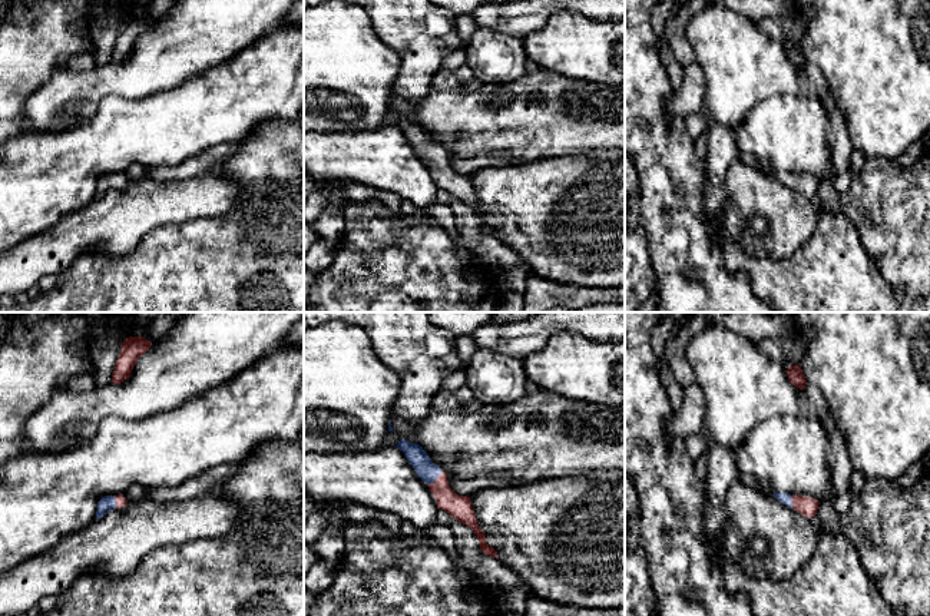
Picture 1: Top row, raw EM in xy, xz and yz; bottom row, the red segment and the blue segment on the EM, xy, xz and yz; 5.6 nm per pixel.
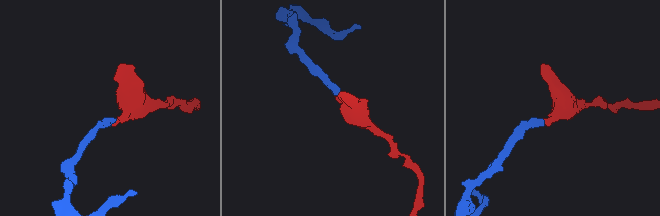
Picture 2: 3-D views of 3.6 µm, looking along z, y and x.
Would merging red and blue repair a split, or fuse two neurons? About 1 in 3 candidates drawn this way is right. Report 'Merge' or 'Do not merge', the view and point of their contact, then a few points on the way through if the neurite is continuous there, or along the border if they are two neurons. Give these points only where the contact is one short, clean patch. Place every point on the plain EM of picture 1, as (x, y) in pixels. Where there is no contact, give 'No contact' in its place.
Merge. Touches red at xz (436, 158). Path across: xz (460, 186), (440, 168), (436, 158), (417, 136)

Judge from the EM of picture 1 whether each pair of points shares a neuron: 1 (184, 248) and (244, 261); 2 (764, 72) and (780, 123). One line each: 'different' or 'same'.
1: same
2: different

